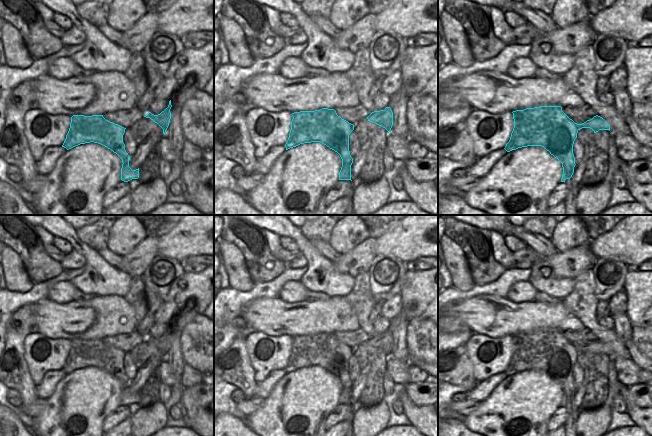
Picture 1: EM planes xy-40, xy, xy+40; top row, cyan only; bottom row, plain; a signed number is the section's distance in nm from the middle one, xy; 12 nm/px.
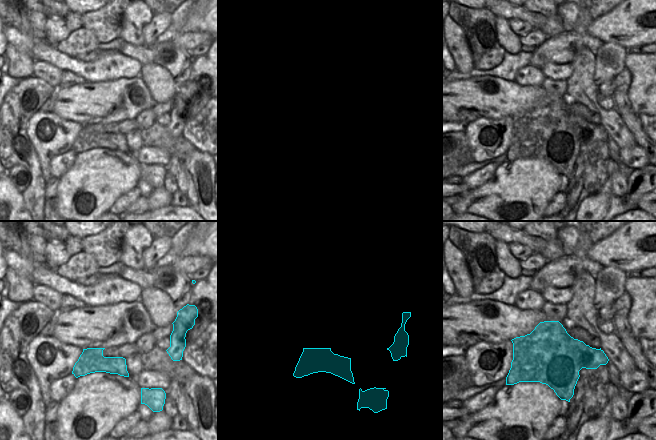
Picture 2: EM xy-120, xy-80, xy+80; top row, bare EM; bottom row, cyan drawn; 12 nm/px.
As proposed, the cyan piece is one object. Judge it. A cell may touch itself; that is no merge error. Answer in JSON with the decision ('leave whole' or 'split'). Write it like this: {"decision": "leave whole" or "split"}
{"decision": "split"}

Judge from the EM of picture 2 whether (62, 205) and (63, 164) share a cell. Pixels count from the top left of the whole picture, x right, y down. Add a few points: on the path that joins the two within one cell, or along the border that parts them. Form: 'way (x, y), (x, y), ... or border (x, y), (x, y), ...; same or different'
border (76, 154), (73, 164), (59, 178); different

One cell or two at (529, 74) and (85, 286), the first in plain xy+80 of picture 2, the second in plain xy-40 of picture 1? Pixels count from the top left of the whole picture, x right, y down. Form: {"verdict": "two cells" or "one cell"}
{"verdict": "two cells"}

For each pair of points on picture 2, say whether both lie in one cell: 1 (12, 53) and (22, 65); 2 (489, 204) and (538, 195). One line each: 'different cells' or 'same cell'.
1: same cell
2: same cell

